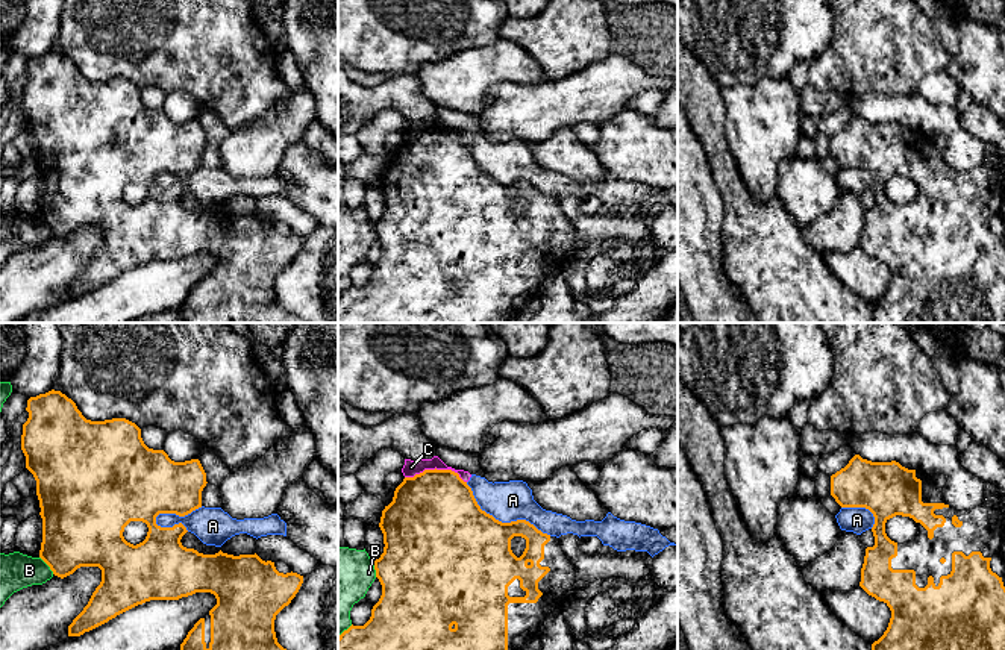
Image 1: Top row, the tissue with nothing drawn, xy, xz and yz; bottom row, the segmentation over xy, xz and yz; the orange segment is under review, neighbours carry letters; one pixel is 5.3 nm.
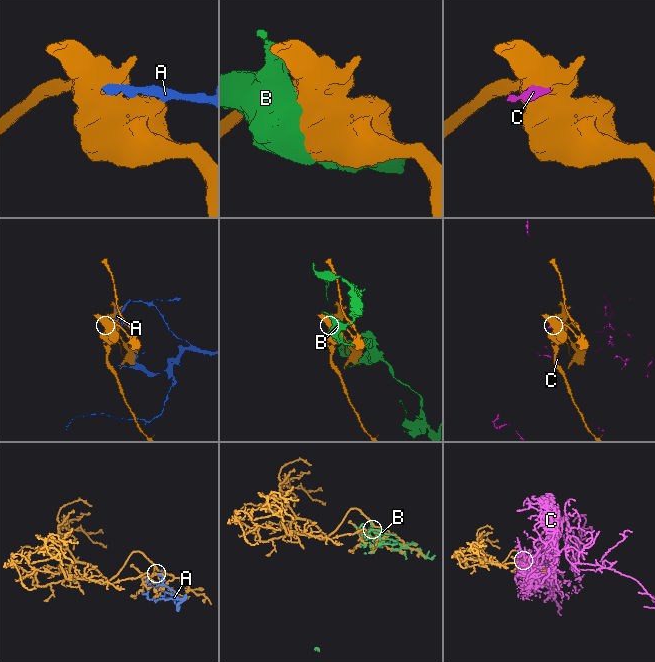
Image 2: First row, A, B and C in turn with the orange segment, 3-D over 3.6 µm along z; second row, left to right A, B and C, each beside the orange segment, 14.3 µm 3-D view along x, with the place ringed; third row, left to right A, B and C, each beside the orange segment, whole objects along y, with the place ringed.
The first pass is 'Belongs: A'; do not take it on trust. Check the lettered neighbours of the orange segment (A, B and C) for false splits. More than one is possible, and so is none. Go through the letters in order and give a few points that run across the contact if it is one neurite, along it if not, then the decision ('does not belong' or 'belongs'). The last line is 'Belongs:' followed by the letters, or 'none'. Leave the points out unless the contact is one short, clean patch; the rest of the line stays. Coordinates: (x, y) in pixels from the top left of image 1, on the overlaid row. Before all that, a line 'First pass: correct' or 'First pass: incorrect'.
First pass: incorrect
A: does not belong
B: does not belong
C: line xz (405, 478), (413, 478), (425, 470), (450, 468), (466, 482); does not belong
Belongs: none

